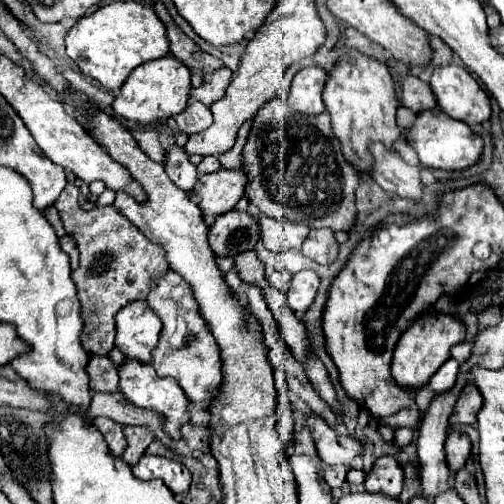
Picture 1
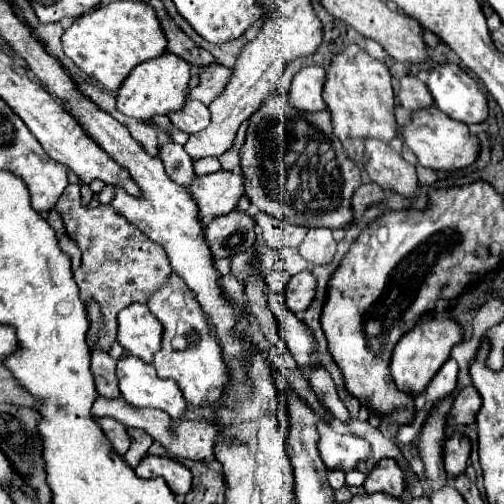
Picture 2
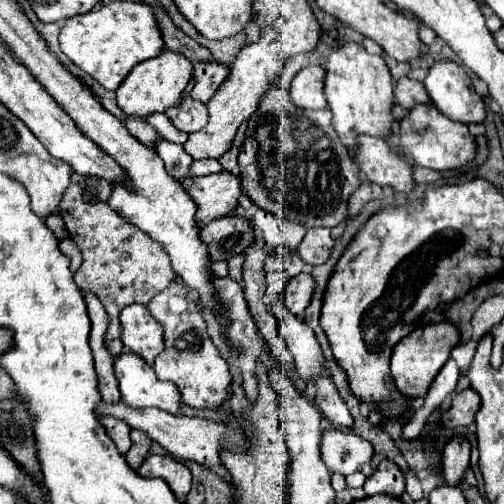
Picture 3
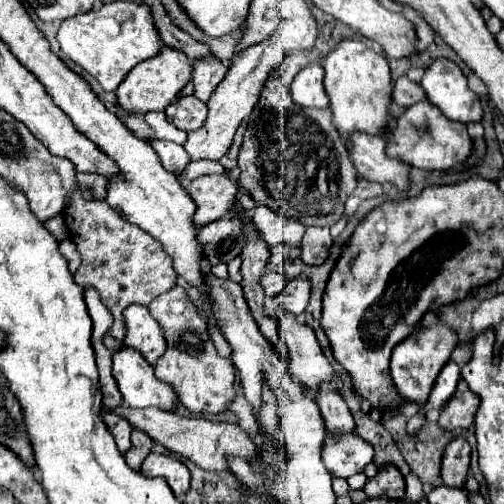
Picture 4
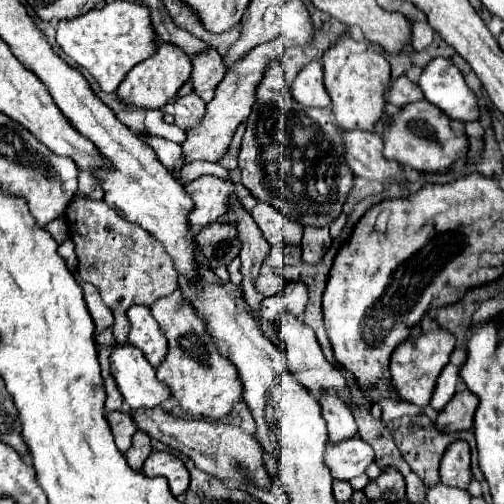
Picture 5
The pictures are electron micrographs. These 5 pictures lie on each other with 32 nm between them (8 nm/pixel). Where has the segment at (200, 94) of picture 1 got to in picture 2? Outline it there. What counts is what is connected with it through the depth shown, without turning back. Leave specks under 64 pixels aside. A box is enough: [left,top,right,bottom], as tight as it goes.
[188,64,232,106]

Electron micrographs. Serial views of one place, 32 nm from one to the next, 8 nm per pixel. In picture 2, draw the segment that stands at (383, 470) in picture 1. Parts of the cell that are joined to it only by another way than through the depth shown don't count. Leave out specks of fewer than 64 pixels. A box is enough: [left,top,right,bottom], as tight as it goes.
[364,458,406,498]

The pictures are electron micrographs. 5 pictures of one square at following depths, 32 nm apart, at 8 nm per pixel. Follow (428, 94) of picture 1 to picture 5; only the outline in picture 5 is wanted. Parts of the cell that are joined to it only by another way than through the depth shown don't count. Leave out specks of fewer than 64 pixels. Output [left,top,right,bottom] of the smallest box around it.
[386,76,424,106]

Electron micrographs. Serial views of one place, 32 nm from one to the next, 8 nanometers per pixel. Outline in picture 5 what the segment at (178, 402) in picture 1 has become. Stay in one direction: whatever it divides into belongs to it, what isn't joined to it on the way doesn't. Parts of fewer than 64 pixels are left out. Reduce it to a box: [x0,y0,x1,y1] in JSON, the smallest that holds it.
[110,344,172,408]

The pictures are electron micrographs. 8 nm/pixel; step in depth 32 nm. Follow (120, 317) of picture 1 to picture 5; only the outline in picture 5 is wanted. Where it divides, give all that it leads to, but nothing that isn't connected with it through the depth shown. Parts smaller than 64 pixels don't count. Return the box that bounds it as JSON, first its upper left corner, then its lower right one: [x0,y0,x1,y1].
[126,306,168,368]

